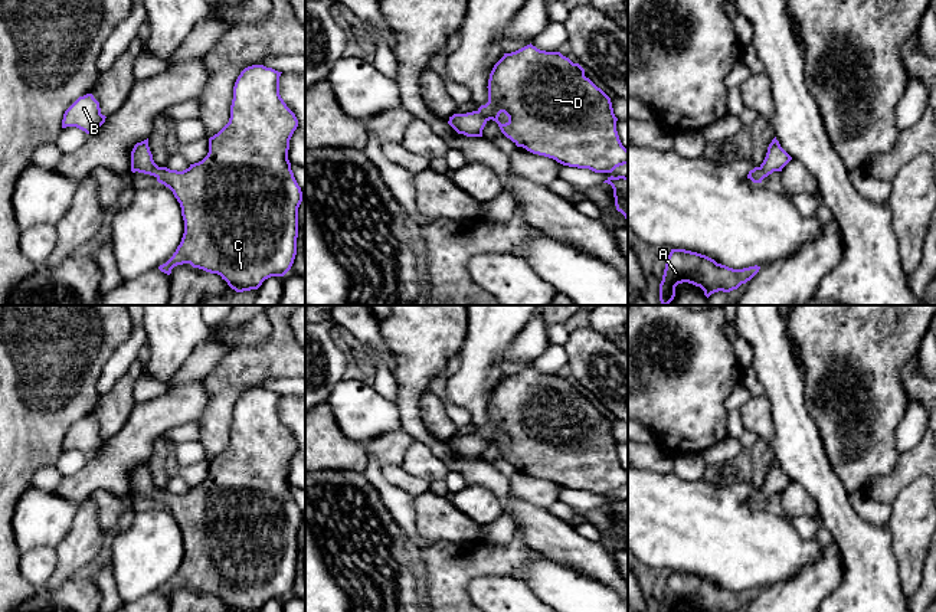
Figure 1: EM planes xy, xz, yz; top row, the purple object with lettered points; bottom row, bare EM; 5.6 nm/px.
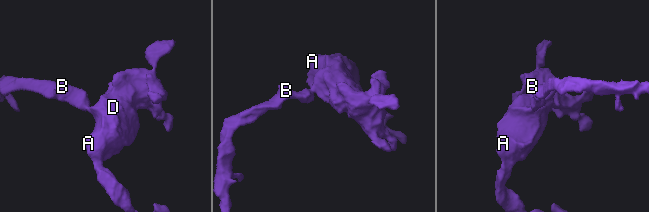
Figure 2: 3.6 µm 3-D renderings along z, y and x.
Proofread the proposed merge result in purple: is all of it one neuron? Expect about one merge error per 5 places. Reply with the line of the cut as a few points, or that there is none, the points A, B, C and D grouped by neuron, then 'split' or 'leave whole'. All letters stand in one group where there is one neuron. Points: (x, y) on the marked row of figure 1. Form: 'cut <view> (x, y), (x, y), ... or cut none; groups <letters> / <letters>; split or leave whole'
cut none; groups A B C D; leave whole

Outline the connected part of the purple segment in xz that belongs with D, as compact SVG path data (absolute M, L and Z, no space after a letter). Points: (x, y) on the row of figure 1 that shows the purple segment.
M531 43L504 56L494 65L488 79L488 102L477 111L454 114L448 124L467 137L482 137L485 124L492 120L501 132L517 147L539 156L556 160L569 167L589 168L595 173L612 173L628 164L628 150L622 145L618 131L618 118L613 114L611 98L585 76L585 69L573 63L560 52L540 50Z

